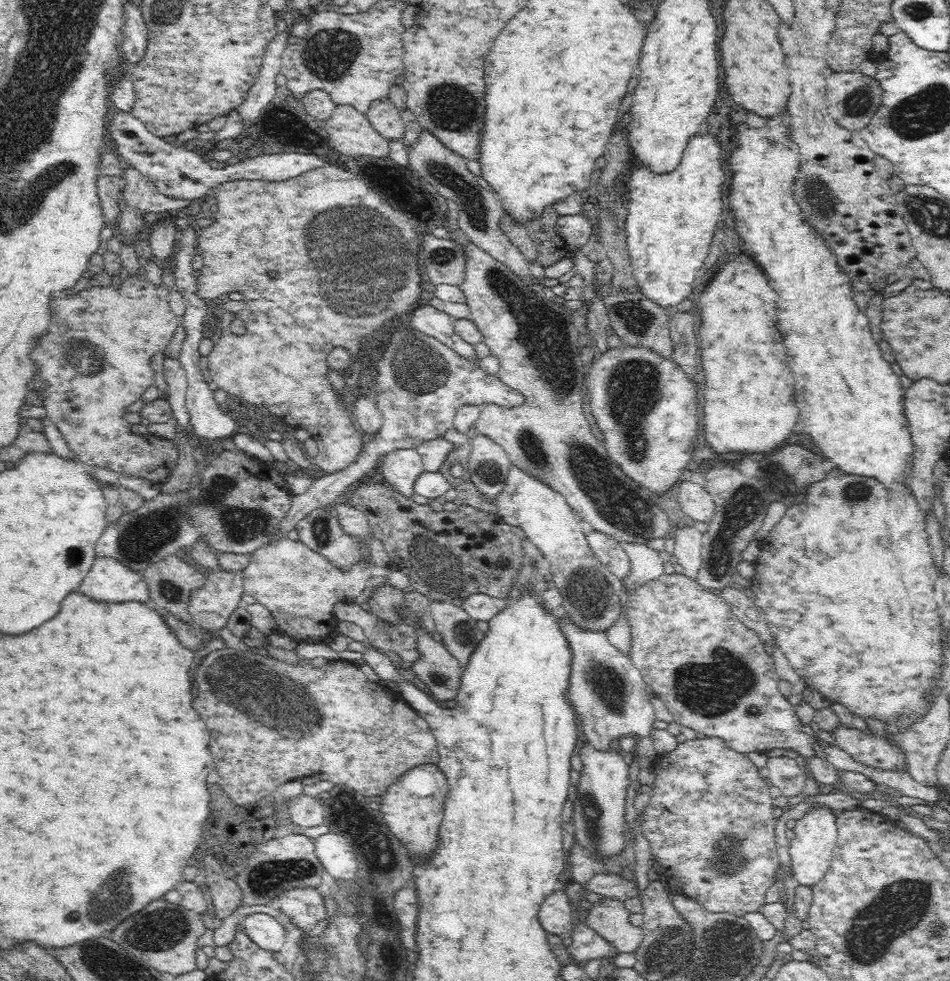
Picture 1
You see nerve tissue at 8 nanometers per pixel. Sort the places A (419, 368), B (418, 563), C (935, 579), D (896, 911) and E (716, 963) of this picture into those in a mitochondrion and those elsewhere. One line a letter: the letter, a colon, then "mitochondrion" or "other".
A: mitochondrion
B: mitochondrion
C: other
D: mitochondrion
E: mitochondrion

